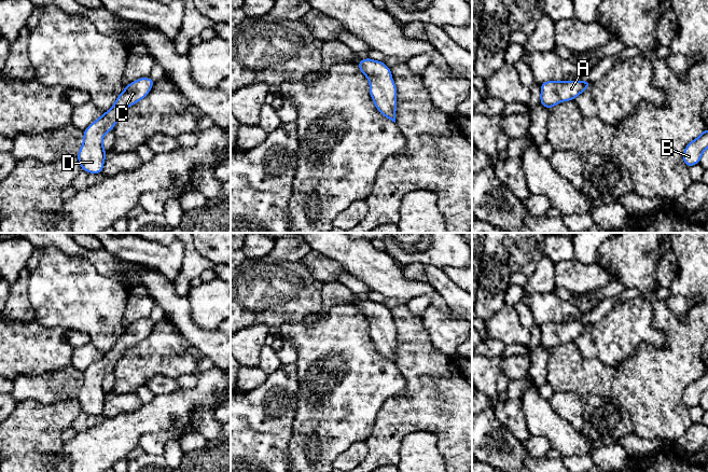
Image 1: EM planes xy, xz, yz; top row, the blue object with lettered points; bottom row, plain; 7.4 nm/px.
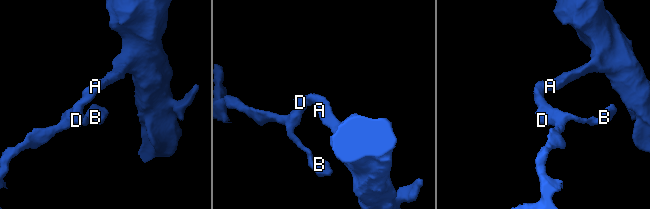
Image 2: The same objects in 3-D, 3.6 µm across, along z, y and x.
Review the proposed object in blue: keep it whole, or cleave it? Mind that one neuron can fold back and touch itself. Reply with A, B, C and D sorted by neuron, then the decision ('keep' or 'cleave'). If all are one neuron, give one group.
groups A B C D; keep

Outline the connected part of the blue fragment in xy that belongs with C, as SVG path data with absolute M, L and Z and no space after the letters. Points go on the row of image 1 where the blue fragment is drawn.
M141 78L130 82L117 96L113 108L83 130L84 141L77 156L82 170L101 175L107 152L102 147L105 134L113 130L125 110L144 98L153 84L154 80L151 78Z

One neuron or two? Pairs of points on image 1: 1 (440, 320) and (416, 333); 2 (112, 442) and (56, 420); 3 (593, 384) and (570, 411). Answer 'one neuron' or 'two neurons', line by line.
1: two neurons
2: two neurons
3: two neurons

